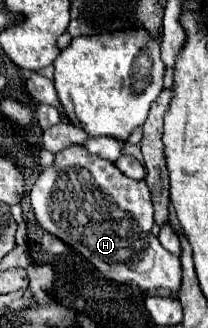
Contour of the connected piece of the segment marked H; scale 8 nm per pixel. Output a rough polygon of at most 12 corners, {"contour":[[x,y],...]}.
{"contour":[[68,146],[36,180],[40,226],[106,278],[178,290],[144,180]]}

